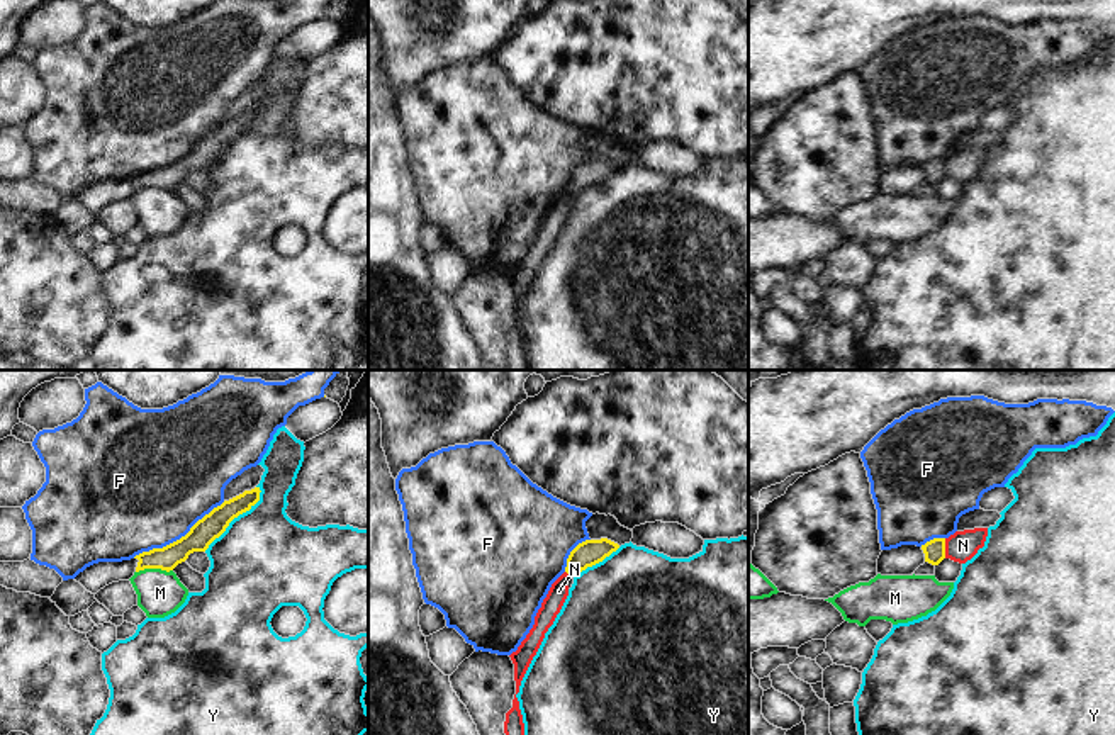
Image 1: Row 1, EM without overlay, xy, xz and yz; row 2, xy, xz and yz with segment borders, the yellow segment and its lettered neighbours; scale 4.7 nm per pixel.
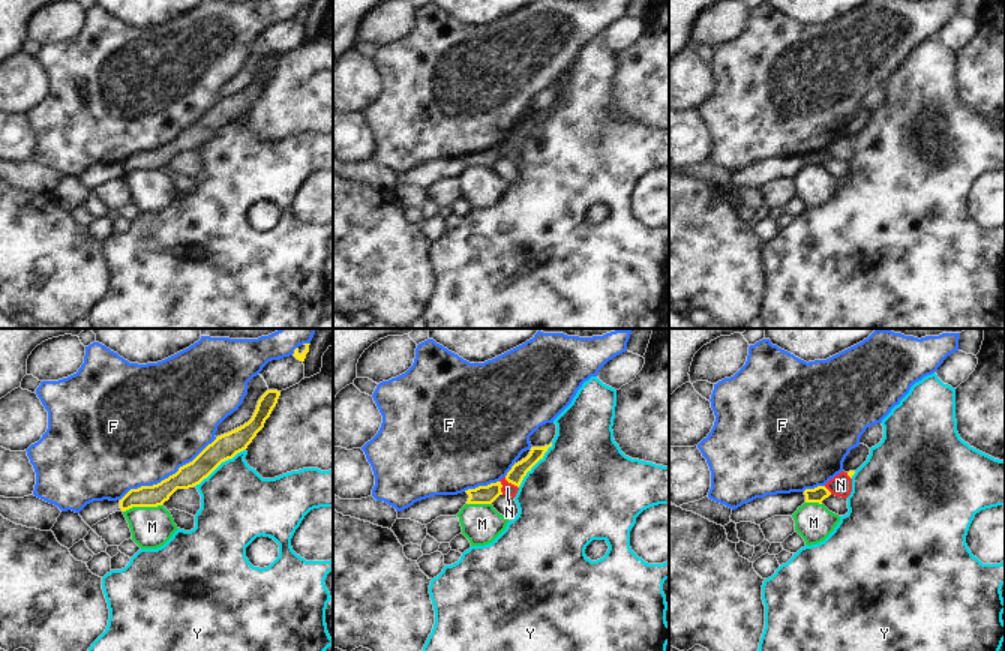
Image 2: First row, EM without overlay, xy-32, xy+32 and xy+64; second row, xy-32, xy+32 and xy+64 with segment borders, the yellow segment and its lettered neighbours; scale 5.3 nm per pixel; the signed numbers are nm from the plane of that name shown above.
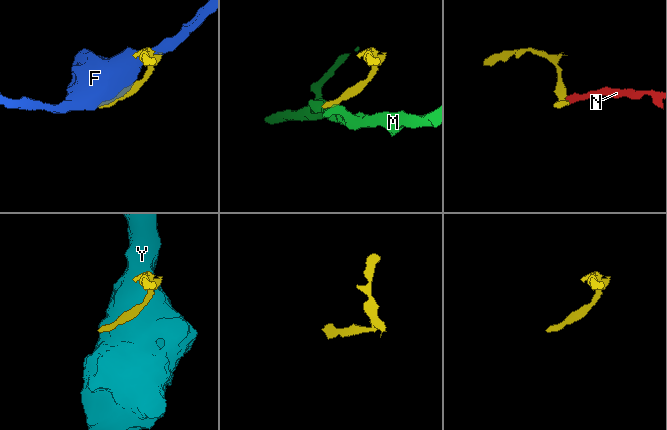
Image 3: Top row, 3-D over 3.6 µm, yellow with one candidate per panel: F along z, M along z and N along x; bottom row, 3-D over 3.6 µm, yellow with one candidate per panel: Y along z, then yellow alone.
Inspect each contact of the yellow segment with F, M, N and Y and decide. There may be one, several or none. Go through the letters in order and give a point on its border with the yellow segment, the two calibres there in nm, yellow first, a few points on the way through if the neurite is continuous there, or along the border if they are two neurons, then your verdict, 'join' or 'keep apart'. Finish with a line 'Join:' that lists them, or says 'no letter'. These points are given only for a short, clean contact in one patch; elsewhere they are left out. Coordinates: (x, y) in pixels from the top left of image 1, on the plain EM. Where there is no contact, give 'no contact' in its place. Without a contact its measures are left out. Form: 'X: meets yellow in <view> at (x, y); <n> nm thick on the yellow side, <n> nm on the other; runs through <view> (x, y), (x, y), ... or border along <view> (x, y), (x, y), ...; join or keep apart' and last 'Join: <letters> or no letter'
F: meets yellow in xy at (180, 158); 120 nm thick on the yellow side, 480 nm on the other; keep apart
M: meets yellow in xy at (153, 187); 110 nm thick on the yellow side, 220 nm on the other; border along xy (172, 189), (140, 189), (136, 192); keep apart
N: meets yellow in yz at (944, 168); 100 nm thick on the yellow side, 140 nm on the other; border along yz (944, 158), (946, 177); keep apart
Y: meets yellow in xy at (236, 136); 120 nm thick on the yellow side, 460 nm on the other; keep apart
Join: no letter

